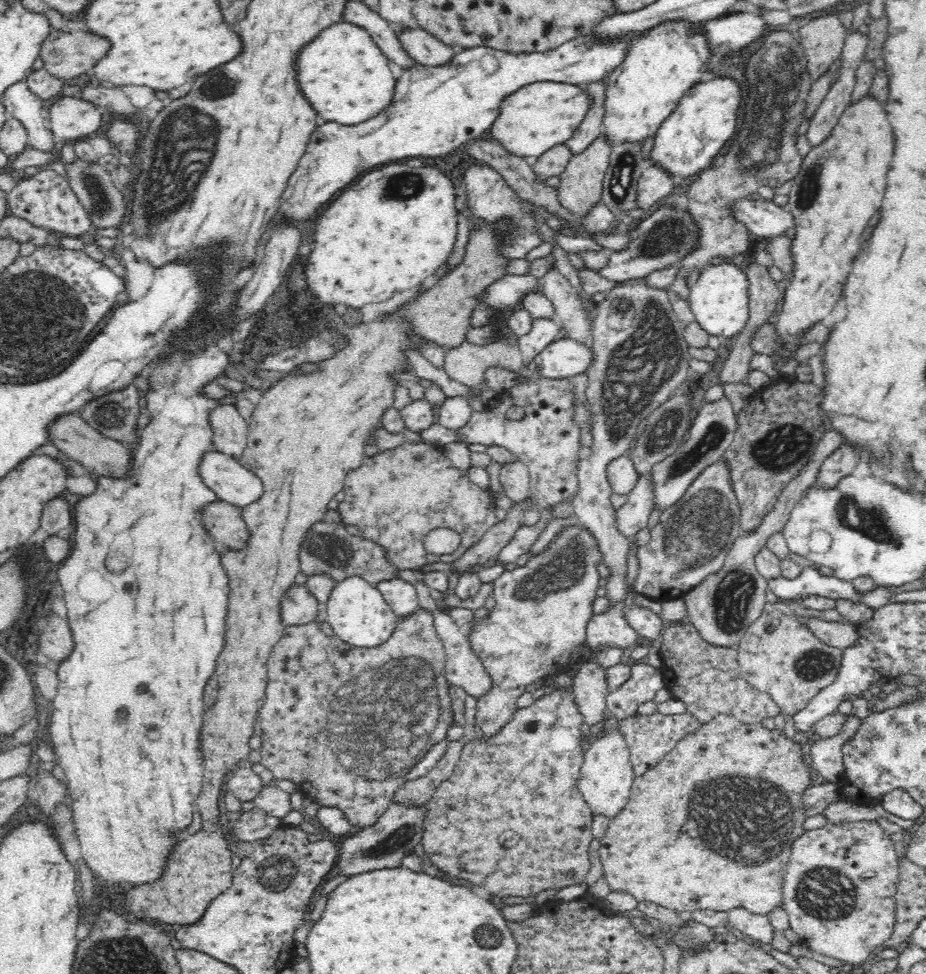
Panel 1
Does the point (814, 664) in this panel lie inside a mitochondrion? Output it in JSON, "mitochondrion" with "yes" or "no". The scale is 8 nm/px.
{"mitochondrion":"yes"}

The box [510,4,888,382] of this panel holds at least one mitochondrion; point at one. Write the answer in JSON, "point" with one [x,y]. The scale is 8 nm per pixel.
{"point":[771,96]}

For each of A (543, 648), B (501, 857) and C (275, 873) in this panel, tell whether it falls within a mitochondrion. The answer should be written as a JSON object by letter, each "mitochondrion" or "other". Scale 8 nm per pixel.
{"A":"mitochondrion","B":"other","C":"mitochondrion"}

